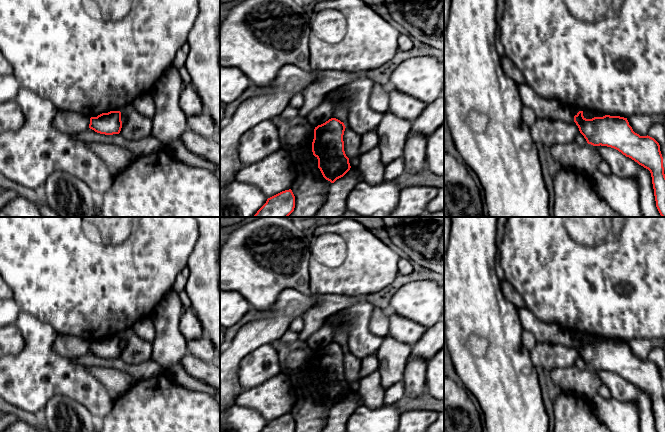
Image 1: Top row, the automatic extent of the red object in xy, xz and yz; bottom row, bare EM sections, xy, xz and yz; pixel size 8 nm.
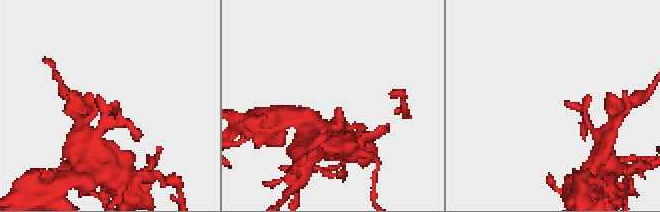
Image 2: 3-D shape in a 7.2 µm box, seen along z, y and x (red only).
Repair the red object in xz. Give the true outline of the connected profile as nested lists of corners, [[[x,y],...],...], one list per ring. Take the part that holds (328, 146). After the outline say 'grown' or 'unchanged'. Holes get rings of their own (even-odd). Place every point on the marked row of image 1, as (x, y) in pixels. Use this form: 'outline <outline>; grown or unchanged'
outline [[[331,118],[314,129],[312,152],[318,159],[318,168],[323,177],[331,183],[343,177],[351,168],[344,151],[345,128],[343,122]]]; unchanged

